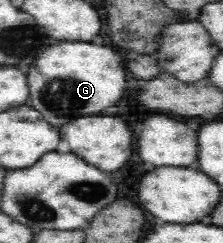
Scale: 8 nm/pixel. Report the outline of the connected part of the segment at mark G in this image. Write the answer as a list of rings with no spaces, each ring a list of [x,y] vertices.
[[[82,41],[56,43],[46,47],[46,53],[40,53],[38,59],[30,65],[28,75],[30,75],[29,85],[34,87],[34,95],[30,95],[30,105],[38,107],[38,111],[42,111],[42,115],[46,115],[46,119],[50,119],[50,123],[54,125],[64,125],[84,115],[96,115],[102,109],[116,105],[126,91],[126,69],[122,57],[116,51],[112,51],[112,47],[102,47],[102,45],[82,43]]]

